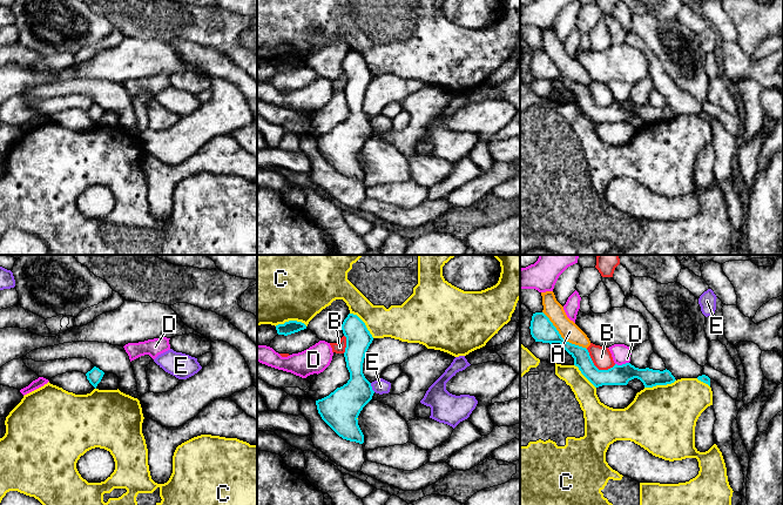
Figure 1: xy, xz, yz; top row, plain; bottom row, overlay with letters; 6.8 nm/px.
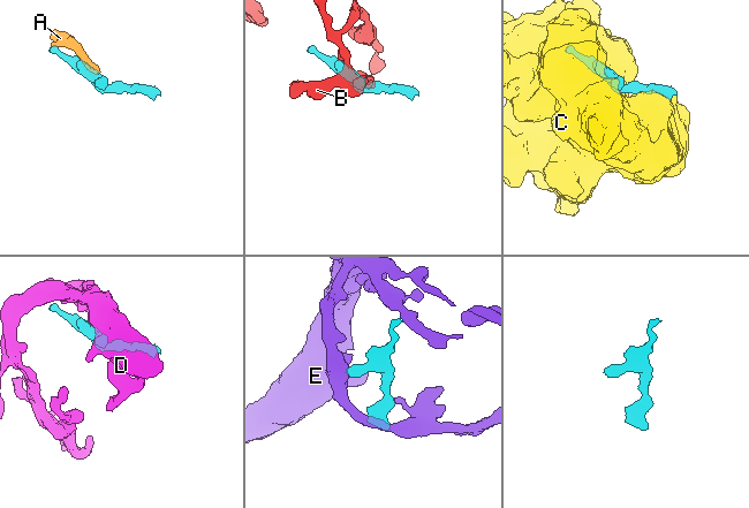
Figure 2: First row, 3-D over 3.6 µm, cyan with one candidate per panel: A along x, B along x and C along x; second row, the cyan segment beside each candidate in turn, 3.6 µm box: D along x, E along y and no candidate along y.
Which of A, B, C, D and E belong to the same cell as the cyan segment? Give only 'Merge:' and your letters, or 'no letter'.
Merge: no letter

